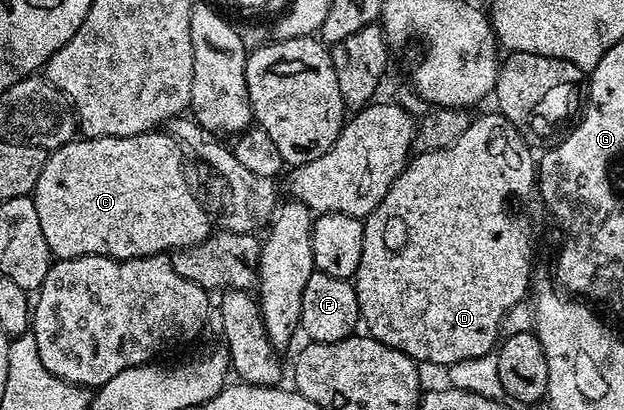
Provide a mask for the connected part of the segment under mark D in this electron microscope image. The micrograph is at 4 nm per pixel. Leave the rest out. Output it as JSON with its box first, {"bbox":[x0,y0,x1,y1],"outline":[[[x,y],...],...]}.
{"bbox":[352,112,536,368],"outline":[[[491,112],[483,118],[475,117],[468,132],[464,132],[464,136],[456,140],[456,144],[442,146],[439,150],[427,150],[407,161],[402,175],[392,184],[392,188],[388,188],[384,200],[380,200],[378,207],[364,220],[364,248],[360,252],[360,264],[352,281],[360,322],[364,330],[366,326],[365,333],[369,337],[404,352],[419,364],[431,362],[432,365],[443,368],[449,368],[458,361],[482,357],[499,345],[501,321],[504,320],[505,313],[516,303],[523,301],[527,297],[526,290],[528,294],[532,286],[530,265],[534,262],[534,242],[530,239],[530,226],[524,219],[510,215],[510,194],[522,198],[536,186],[536,158],[530,155],[530,150],[521,137],[525,138],[518,127],[513,126],[501,114]]]}

